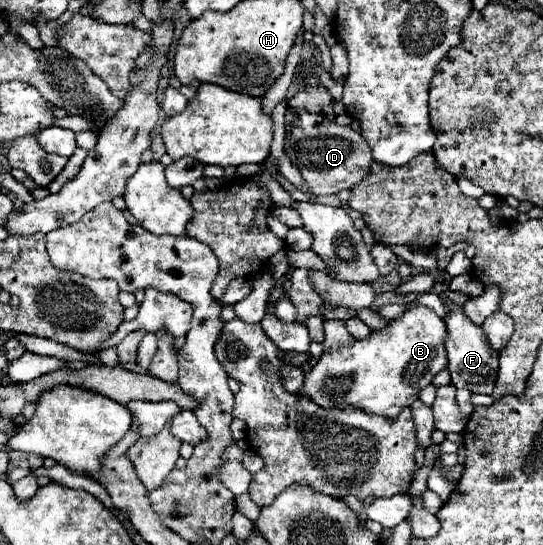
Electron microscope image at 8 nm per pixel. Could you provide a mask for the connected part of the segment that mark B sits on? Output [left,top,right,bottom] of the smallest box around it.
[301,304,445,418]

